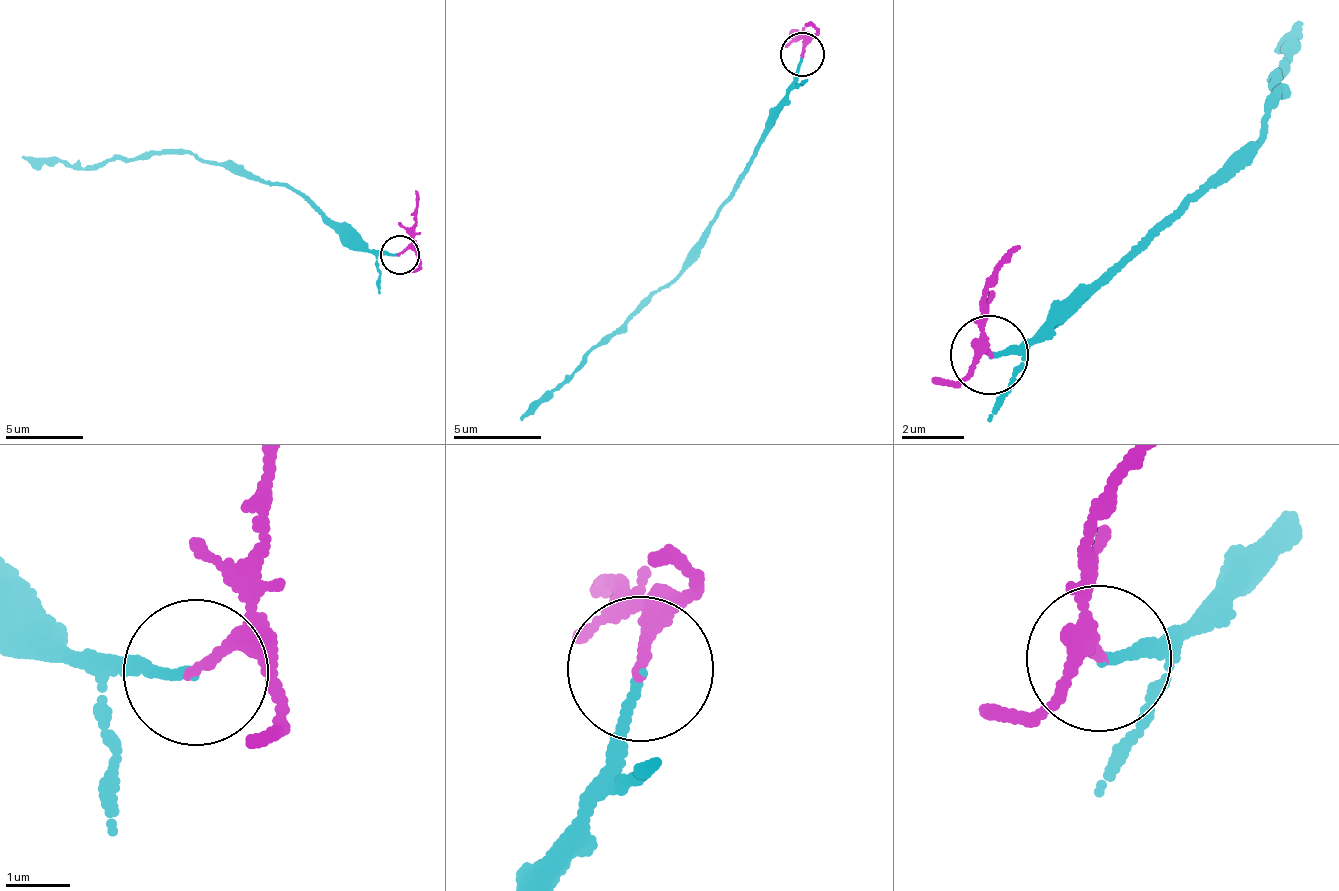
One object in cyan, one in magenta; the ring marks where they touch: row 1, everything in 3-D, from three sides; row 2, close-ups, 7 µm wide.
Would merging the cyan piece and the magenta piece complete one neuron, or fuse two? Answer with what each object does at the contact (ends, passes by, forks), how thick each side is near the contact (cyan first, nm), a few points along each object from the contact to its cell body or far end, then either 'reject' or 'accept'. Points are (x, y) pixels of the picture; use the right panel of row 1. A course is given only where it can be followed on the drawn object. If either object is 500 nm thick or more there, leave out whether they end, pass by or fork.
cyan ends | magenta ends | 130/200 nm | cyan via (988, 357), (1056, 335), (1190, 204), (1243, 171), (1267, 110), (1267, 70), (1274, 79), (1304, 21) | magenta via (988, 357), (982, 334), (986, 276), (1021, 246) | accept

